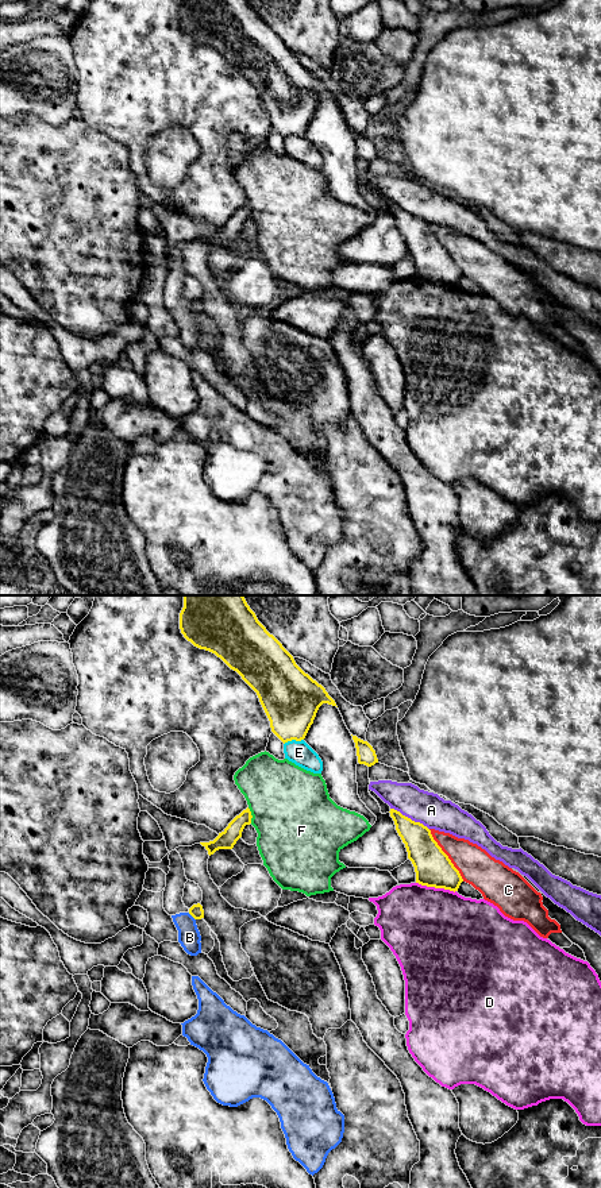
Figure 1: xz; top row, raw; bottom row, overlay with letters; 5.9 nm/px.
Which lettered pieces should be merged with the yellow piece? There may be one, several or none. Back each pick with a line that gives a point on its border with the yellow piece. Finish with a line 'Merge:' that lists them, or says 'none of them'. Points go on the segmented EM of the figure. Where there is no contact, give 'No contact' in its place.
Merge: none of them

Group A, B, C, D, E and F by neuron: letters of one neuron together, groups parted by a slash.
A / B / C / D / E / F

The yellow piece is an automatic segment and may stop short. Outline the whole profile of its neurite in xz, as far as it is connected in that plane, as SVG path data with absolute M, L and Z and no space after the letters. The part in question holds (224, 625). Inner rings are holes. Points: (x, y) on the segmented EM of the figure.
M184 595L180 629L188 641L215 653L257 693L271 732L284 744L305 738L323 703L336 706L325 688L305 674L258 621L243 595Z

